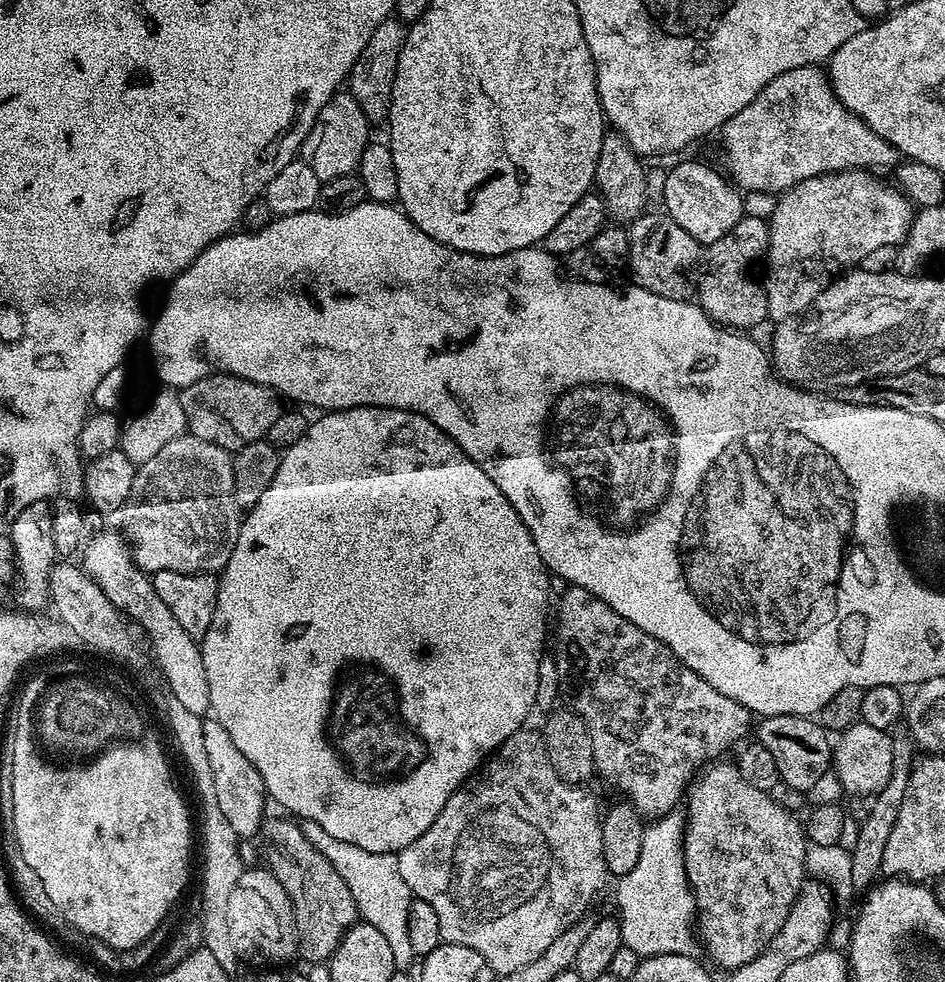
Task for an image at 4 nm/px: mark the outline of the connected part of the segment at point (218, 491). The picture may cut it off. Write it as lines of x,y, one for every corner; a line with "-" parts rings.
181,434
173,438
165,451
154,458
150,458
136,469
136,477
133,478
133,486
130,488
129,496
118,511
123,535
126,537
132,551
132,560
144,573
151,574
162,570
174,570
182,574
194,574
195,572
219,573
230,562
230,554
238,542
240,525
242,523
242,509
234,502
234,466
232,465
233,453
226,451
222,446
210,446
210,442
202,442
202,438
194,438
187,434

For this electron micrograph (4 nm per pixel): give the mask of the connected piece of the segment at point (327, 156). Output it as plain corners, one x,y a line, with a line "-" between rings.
341,90
326,102
326,106
322,106
322,110
318,110
318,118
314,118
314,126
310,126
310,134
304,140
299,155
322,182
353,175
360,167
362,150
370,142
368,127
370,121
362,106
351,92

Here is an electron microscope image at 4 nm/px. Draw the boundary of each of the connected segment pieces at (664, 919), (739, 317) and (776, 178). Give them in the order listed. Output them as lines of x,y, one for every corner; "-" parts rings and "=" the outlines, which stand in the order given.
680,808
651,821
644,829
637,865
615,883
616,912
621,924
623,947
634,950
642,958
658,954
689,955
693,951
692,940
698,913
696,897
685,870
686,824
687,813
=
744,216
718,242
703,245
694,269
694,300
712,321
729,330
752,330
768,320
768,296
761,281
752,277
752,267
765,259
768,250
768,220
=
809,66
798,70
786,70
774,78
756,95
754,102
734,118
724,123
724,156
728,159
727,175
733,184
744,192
766,191
783,194
798,182
815,176
825,176
827,172
847,172
849,170
895,169
902,157
896,147
886,142
866,122
862,122
834,94
832,81
819,67

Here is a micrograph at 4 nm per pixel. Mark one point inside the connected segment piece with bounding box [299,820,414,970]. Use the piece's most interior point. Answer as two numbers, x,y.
383,900

